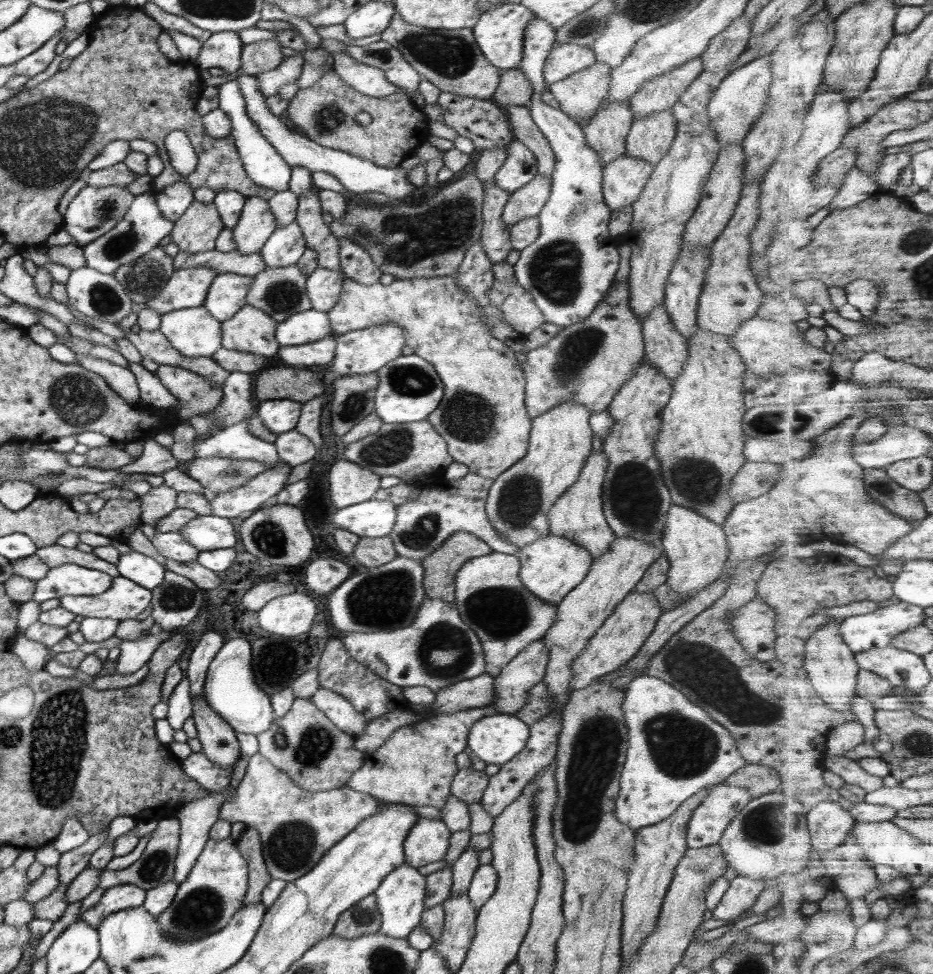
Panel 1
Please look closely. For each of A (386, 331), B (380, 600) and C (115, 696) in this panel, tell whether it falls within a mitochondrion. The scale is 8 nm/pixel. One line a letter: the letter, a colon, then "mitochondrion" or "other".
A: other
B: mitochondrion
C: other

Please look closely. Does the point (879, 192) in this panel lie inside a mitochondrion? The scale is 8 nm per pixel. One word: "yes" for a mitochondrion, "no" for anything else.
no

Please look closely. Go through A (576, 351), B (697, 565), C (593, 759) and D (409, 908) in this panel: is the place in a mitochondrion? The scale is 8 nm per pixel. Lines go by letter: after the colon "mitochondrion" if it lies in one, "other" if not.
A: mitochondrion
B: other
C: mitochondrion
D: other

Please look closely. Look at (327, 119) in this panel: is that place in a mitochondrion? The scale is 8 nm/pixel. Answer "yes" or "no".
yes

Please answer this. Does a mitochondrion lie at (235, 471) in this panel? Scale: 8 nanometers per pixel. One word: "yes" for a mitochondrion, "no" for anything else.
yes

